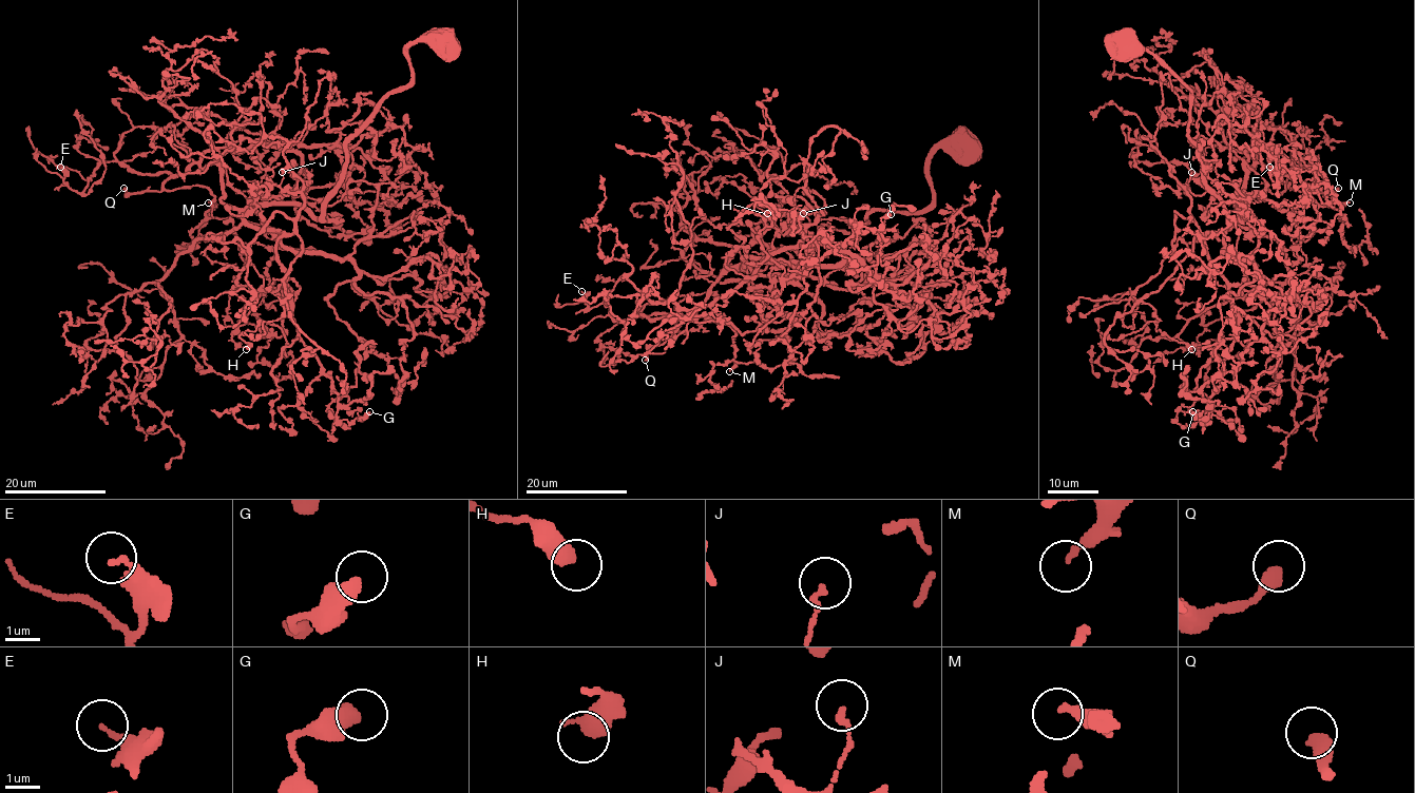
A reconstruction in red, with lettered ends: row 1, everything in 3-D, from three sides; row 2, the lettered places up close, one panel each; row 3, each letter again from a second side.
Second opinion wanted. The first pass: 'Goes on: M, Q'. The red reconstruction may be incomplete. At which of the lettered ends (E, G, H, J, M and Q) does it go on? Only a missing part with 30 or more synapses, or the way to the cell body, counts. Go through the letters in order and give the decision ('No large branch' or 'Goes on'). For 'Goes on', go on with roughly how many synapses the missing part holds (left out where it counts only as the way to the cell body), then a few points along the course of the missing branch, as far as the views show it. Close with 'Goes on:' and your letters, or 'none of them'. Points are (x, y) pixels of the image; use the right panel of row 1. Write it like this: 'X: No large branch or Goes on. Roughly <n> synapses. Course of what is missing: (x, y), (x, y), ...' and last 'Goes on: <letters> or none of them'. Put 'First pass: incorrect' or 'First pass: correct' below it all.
E: No large branch
G: No large branch
H: No large branch
J: No large branch
M: Goes on. Roughly 60 synapses. Course of what is missing: (1350, 202), (1356, 214), (1365, 207), (1365, 219), (1356, 229), (1336, 233)
Q: Goes on. Roughly 80 synapses. Course of what is missing: (1338, 188), (1365, 207), (1374, 207), (1398, 195), (1402, 185), (1399, 179)
Goes on: M, Q
First pass: correct

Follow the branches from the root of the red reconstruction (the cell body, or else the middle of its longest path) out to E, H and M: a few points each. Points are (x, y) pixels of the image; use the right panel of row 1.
E: (1124, 47), (1189, 90), (1202, 178), (1232, 220), (1245, 165), (1299, 173), (1281, 192), (1269, 167)
H: (1124, 47), (1189, 90), (1203, 182), (1232, 220), (1243, 204), (1142, 300), (1191, 349)
M: (1124, 47), (1153, 54), (1189, 90), (1202, 178), (1232, 220), (1245, 165), (1288, 176), (1324, 207), (1350, 202)

